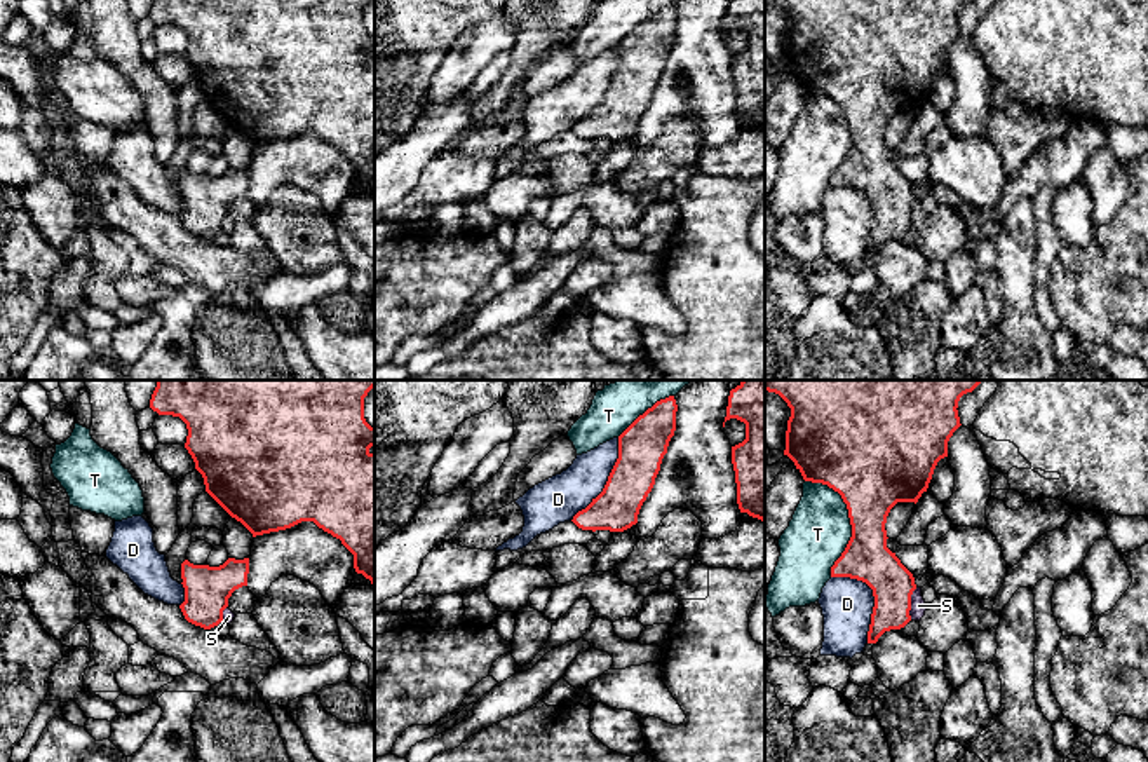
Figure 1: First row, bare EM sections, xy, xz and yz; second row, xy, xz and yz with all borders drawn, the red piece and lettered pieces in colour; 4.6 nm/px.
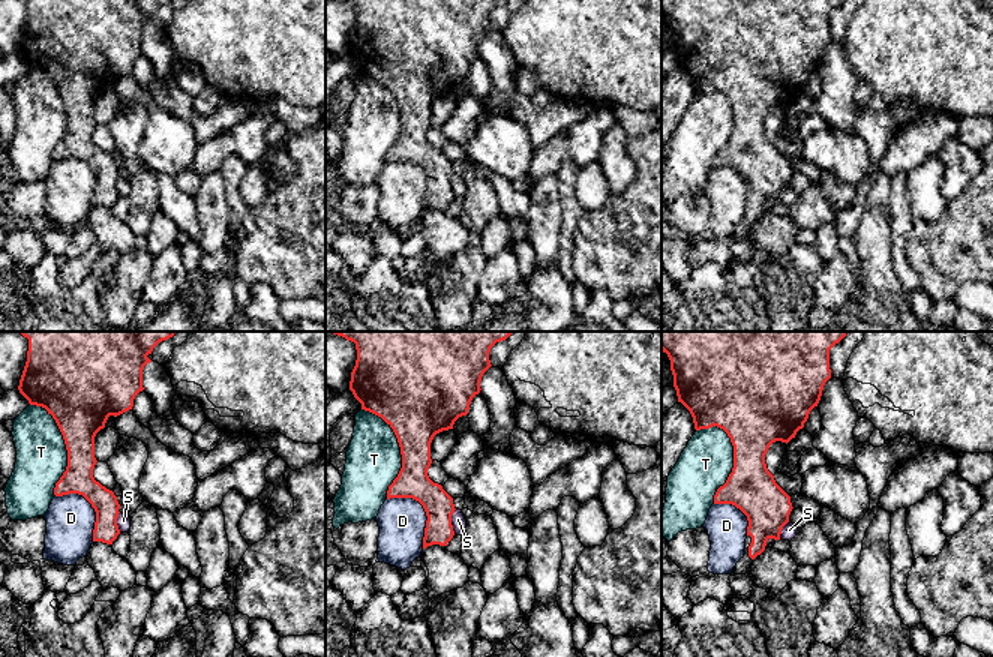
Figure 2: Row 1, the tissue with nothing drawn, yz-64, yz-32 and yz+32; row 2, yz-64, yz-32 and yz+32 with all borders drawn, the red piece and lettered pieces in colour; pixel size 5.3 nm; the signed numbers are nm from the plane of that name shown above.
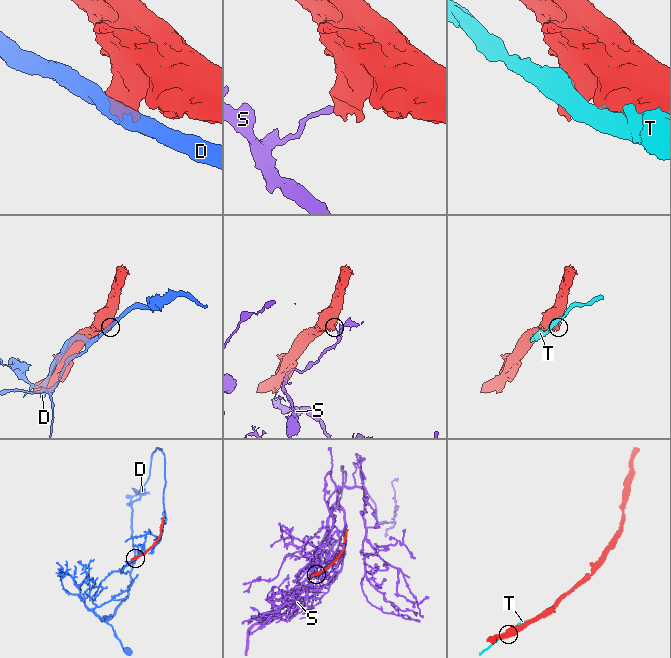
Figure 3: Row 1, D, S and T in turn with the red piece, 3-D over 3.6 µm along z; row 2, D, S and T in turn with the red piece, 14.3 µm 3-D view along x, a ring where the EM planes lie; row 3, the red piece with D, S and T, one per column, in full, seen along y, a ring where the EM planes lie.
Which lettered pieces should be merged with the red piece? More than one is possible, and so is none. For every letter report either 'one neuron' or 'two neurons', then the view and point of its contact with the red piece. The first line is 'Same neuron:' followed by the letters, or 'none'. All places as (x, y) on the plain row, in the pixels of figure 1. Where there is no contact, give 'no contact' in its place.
Same neuron: none
D: two neurons; contact yz (873, 204)
S: two neurons; contact yz (910, 213)
T: two neurons; contact yz (849, 126)

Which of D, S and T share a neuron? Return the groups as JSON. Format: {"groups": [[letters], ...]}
{"groups": [["D"], ["S"], ["T"]]}

